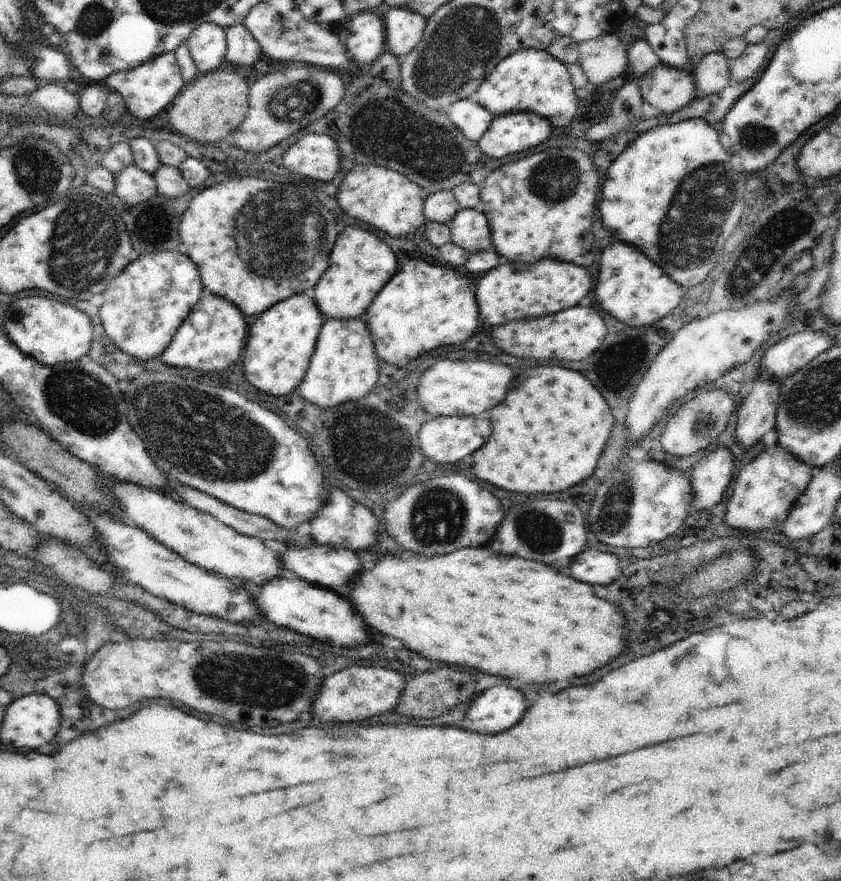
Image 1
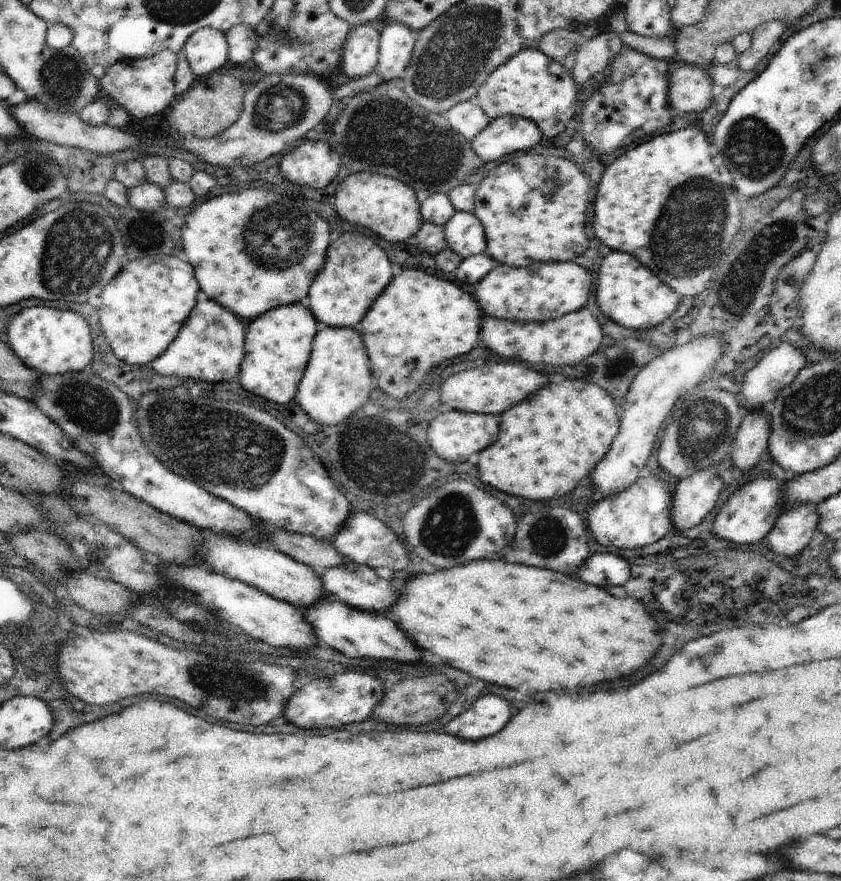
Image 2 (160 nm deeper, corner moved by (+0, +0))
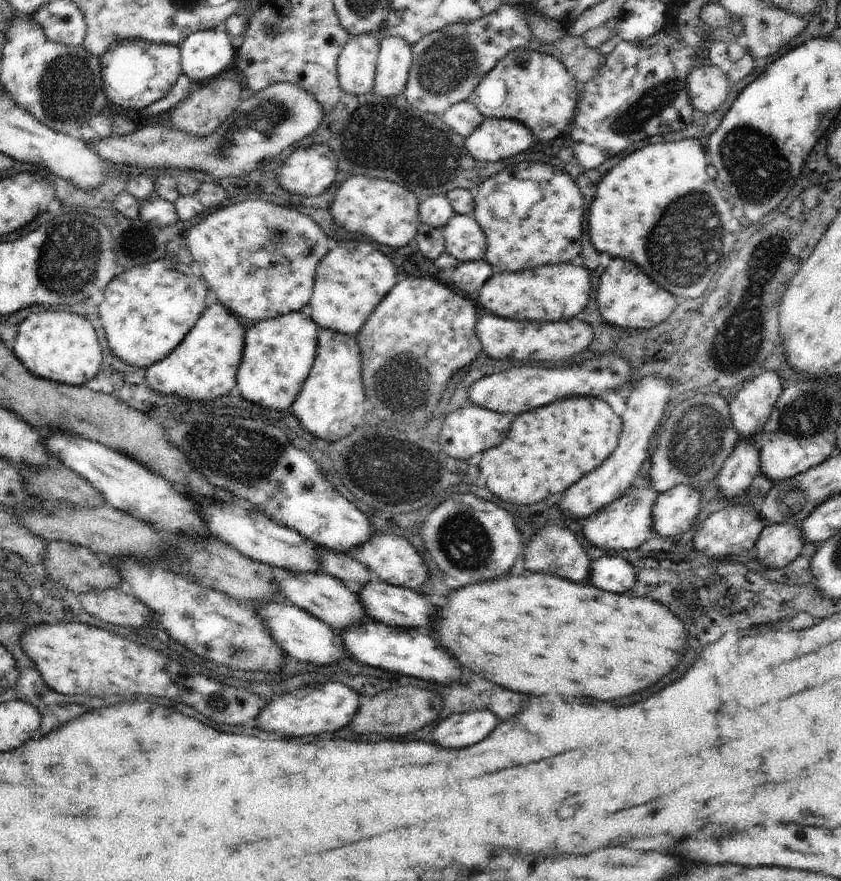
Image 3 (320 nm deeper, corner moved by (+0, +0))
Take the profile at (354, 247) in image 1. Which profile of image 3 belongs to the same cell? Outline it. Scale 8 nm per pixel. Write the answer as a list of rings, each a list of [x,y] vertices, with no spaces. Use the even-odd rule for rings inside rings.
[[[360,238],[354,240],[340,242],[331,252],[328,251],[316,267],[311,297],[302,312],[322,330],[357,335],[374,308],[397,283],[398,270],[392,260],[371,243],[362,242]]]

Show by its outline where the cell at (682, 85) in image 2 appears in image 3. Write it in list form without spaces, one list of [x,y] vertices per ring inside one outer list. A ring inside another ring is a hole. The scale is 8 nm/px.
[[[705,62],[689,74],[686,82],[697,115],[716,112],[732,88],[726,69]]]

